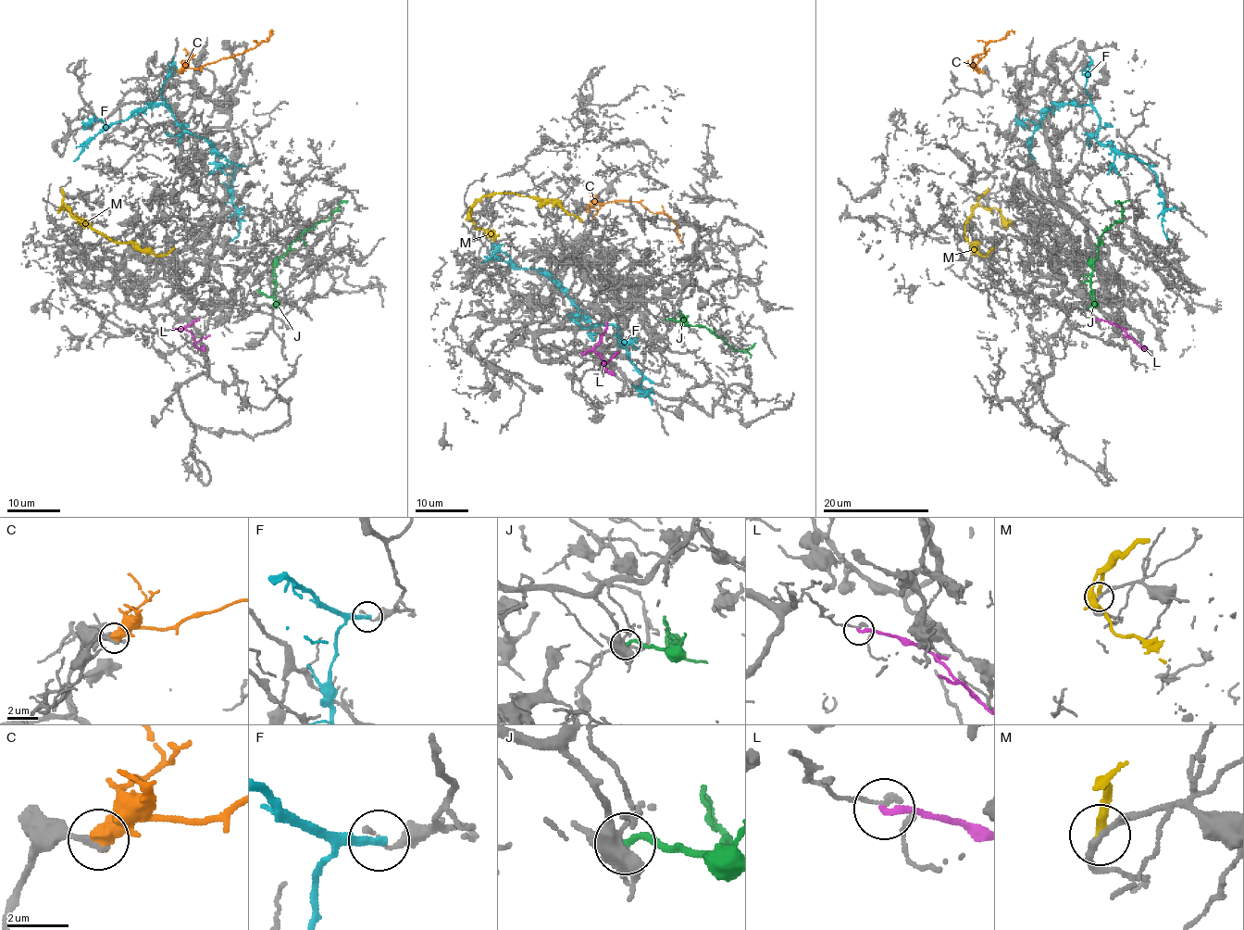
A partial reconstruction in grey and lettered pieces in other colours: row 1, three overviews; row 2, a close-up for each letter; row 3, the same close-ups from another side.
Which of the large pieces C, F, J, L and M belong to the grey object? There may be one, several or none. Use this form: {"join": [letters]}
{"join": []}

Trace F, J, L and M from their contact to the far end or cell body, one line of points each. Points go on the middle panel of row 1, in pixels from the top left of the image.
F: (653, 382), (629, 359), (613, 324), (583, 327), (574, 320), (577, 305), (550, 275), (491, 257), (481, 262)
J: (666, 320), (684, 320), (692, 326), (705, 326), (737, 351), (748, 350), (755, 344)
L: (606, 323), (607, 329), (594, 350), (601, 357), (602, 364), (614, 375)
M: (470, 215), (470, 206), (482, 196), (513, 194), (557, 201), (582, 221)

